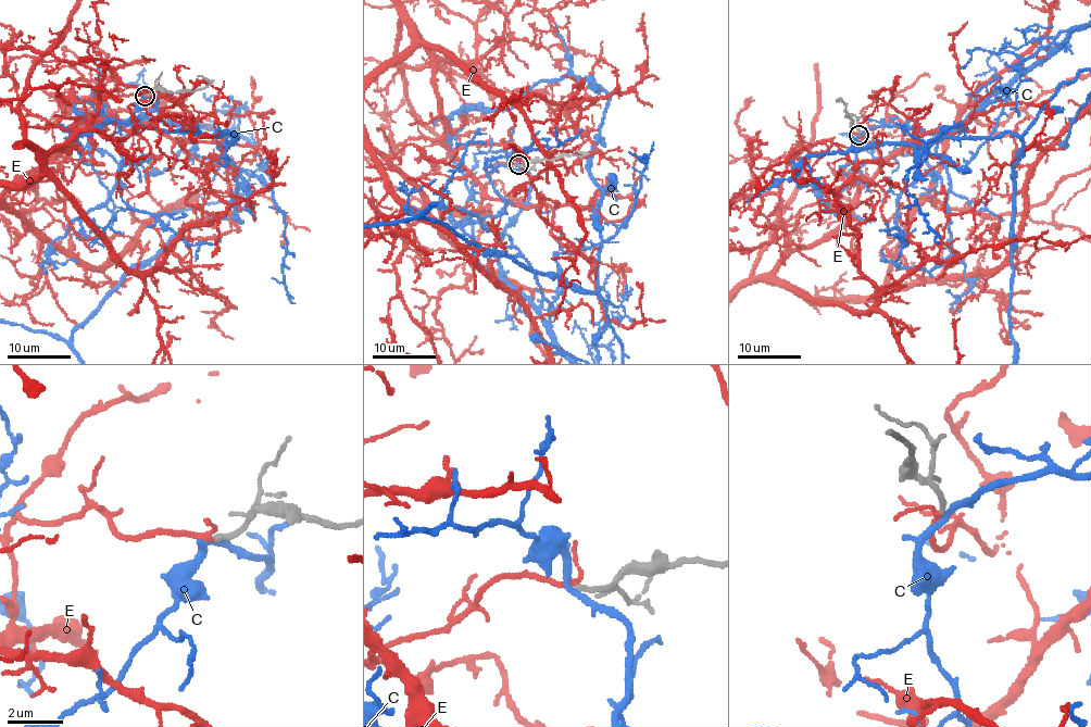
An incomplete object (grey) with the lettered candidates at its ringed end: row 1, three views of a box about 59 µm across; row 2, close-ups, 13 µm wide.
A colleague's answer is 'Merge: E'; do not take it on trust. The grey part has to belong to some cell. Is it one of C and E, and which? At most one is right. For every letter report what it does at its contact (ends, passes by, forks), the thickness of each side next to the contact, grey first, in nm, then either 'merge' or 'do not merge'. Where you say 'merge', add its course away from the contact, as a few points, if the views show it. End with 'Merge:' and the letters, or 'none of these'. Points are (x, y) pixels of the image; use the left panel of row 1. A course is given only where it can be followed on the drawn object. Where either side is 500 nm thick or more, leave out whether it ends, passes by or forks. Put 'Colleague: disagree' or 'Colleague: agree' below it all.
C: it passes by | 190/240 nm | do not merge
E: it passes by | 190/150 nm | merge
Merge: E
Colleague: agree

